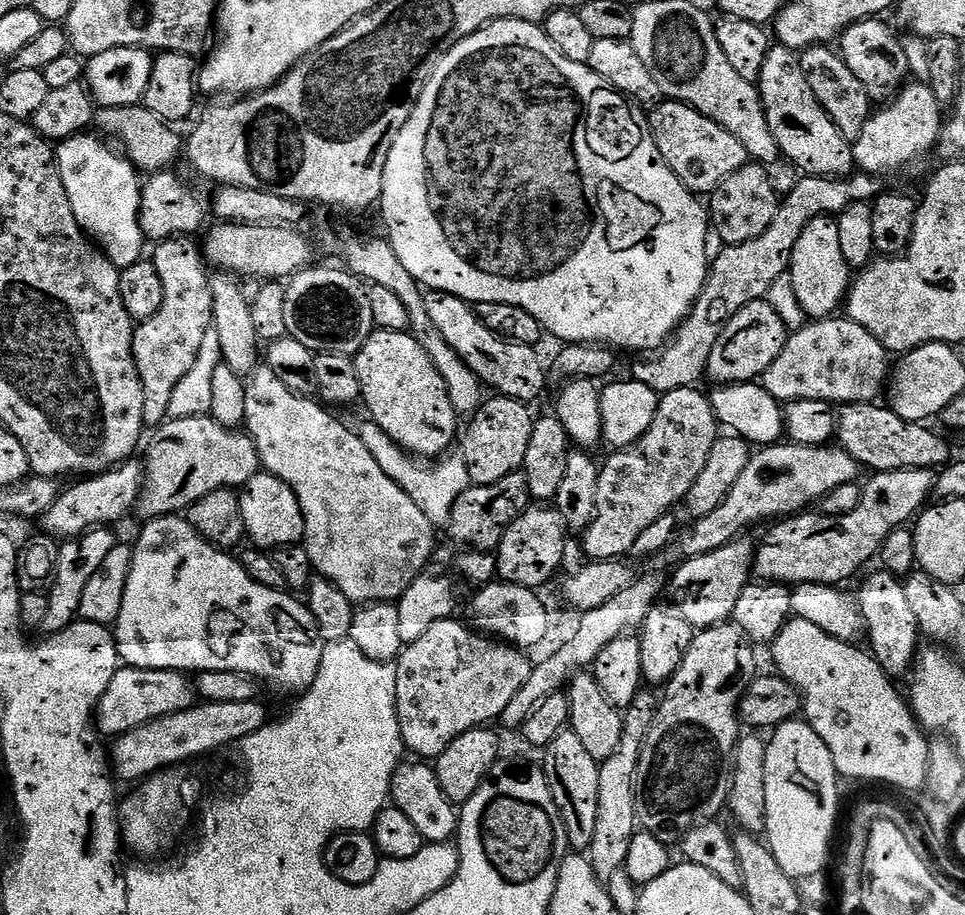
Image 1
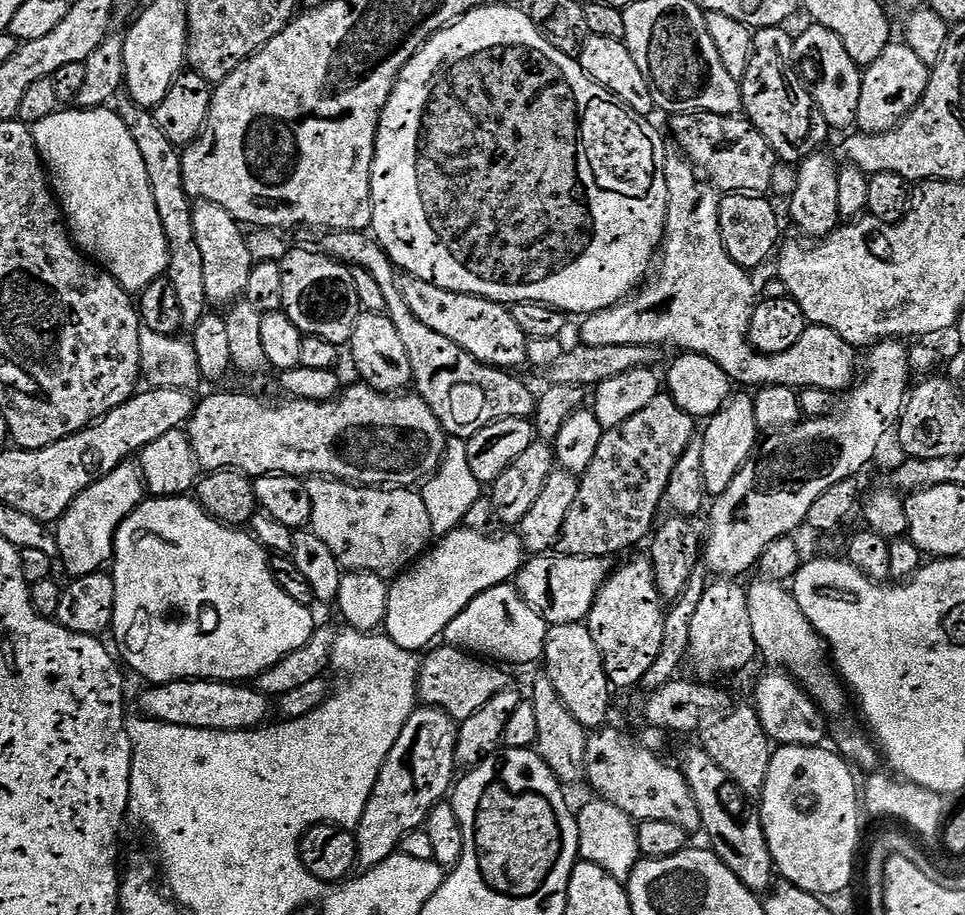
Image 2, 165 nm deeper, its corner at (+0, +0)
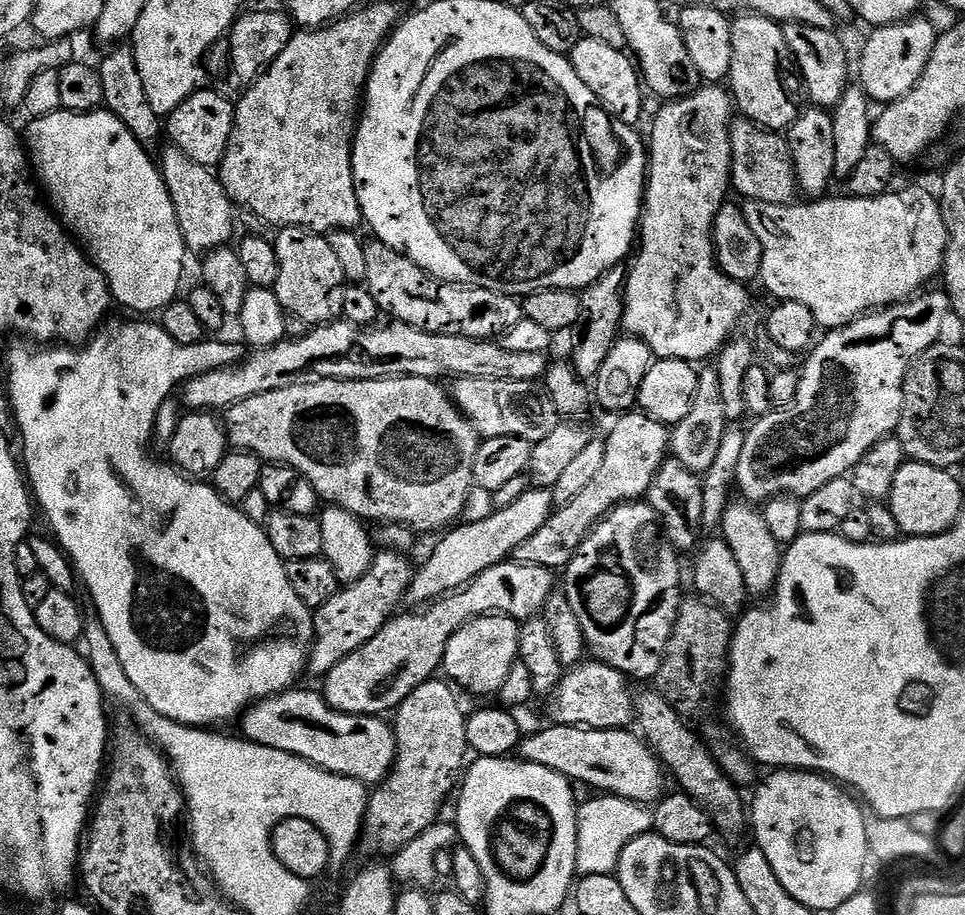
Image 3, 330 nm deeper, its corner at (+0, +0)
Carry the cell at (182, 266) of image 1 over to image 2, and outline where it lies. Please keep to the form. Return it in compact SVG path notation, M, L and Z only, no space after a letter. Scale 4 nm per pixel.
M124 94L115 101L114 111L126 122L130 138L142 153L142 162L146 166L146 178L150 178L150 190L154 194L154 206L162 218L162 230L166 230L168 243L168 271L166 278L178 294L178 306L182 306L182 322L185 326L195 326L209 311L210 305L206 294L206 278L202 271L202 250L194 238L194 201L186 194L182 182L182 152L162 129L158 127L155 115L149 109L135 104L131 96Z

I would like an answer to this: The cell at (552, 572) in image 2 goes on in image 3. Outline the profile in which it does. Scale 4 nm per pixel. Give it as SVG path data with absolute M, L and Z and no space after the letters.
M509 558L501 564L483 570L464 587L423 605L419 610L412 610L409 616L393 615L392 619L382 626L382 630L378 630L378 634L374 634L374 638L366 642L366 646L354 650L354 654L346 654L346 658L342 658L342 662L338 662L334 670L325 674L322 678L324 701L334 710L355 716L383 717L385 714L395 713L410 693L418 690L418 686L433 679L441 671L448 639L459 628L465 628L478 616L495 614L508 616L517 622L539 617L543 613L547 599L554 591L552 576L553 569L520 564L515 558Z

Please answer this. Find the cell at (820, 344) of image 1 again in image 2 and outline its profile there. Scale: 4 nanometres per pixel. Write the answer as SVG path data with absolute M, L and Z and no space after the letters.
M669 155L664 161L668 209L662 245L664 265L661 266L660 273L656 277L653 275L643 285L642 290L633 291L628 299L620 301L612 308L583 317L579 321L579 343L586 346L665 346L664 344L669 344L672 348L680 348L676 350L681 353L693 352L718 362L718 366L728 375L733 385L747 386L752 390L766 386L786 386L797 390L821 388L833 394L840 394L851 389L858 376L857 349L845 342L838 334L834 334L834 330L817 324L805 327L802 341L804 352L793 350L773 356L762 356L752 347L752 343L748 341L750 315L748 300L757 299L756 288L748 277L751 275L732 261L730 254L726 254L726 246L722 246L722 234L718 226L721 193L717 192L707 179L702 178L701 173L683 155L675 155Z

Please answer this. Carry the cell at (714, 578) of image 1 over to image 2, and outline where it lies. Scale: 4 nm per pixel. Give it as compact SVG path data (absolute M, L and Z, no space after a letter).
M881 340L867 349L868 357L862 360L862 379L843 397L844 412L801 419L799 424L785 432L765 435L759 441L752 457L744 463L742 470L738 470L734 482L730 482L728 489L715 497L707 509L708 540L706 536L702 560L709 573L720 578L740 578L743 572L751 568L753 571L770 542L779 536L792 536L795 528L807 521L810 506L822 493L838 482L861 475L859 472L875 458L888 431L897 427L910 395L909 349L902 345L900 340Z

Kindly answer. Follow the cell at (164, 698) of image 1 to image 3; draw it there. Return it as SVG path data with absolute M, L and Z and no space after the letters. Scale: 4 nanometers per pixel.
M301 686L293 687L287 692L278 692L257 701L239 717L238 723L243 739L258 746L270 746L270 750L286 750L314 766L327 772L333 772L346 778L361 780L366 786L378 786L387 778L396 760L396 733L387 719L379 716L355 716L334 710L324 701L319 691L307 692Z

